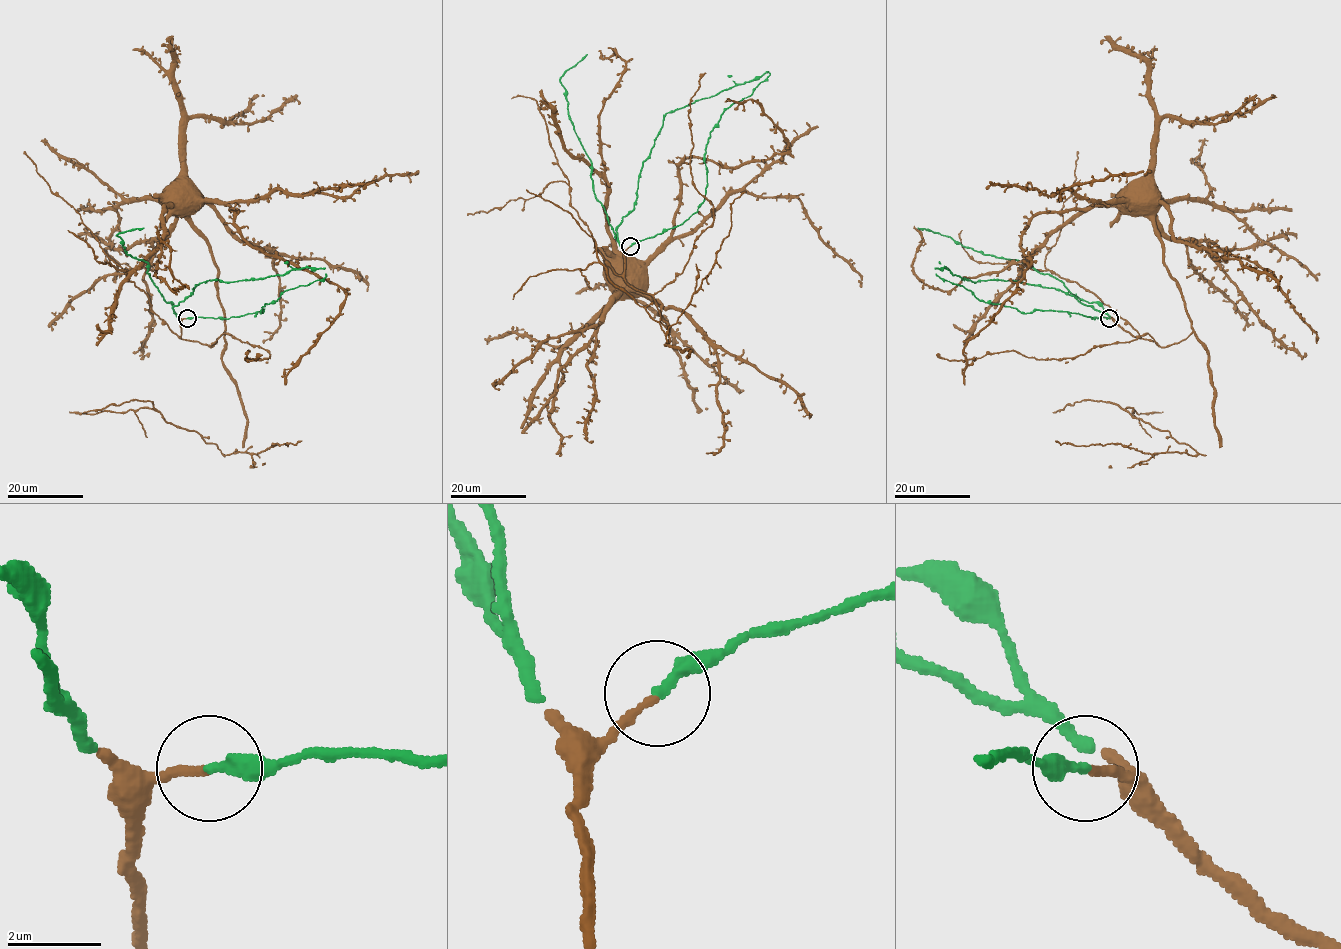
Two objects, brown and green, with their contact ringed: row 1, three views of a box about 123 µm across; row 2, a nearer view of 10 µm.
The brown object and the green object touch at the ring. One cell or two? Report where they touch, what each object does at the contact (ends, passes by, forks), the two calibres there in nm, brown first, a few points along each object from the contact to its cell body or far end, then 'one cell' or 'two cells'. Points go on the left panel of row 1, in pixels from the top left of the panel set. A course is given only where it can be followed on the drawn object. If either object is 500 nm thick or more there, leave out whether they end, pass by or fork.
place (187, 318); brown ends; green ends; calibres 180 and 280 nm; course brown (187, 318), (181, 338), (225, 330), (187, 219), (221, 201), (252, 247), (345, 293), (285, 385); course green (187, 318), (261, 313), (325, 269), (208, 280), (173, 312), (116, 235), (144, 228); one cell

